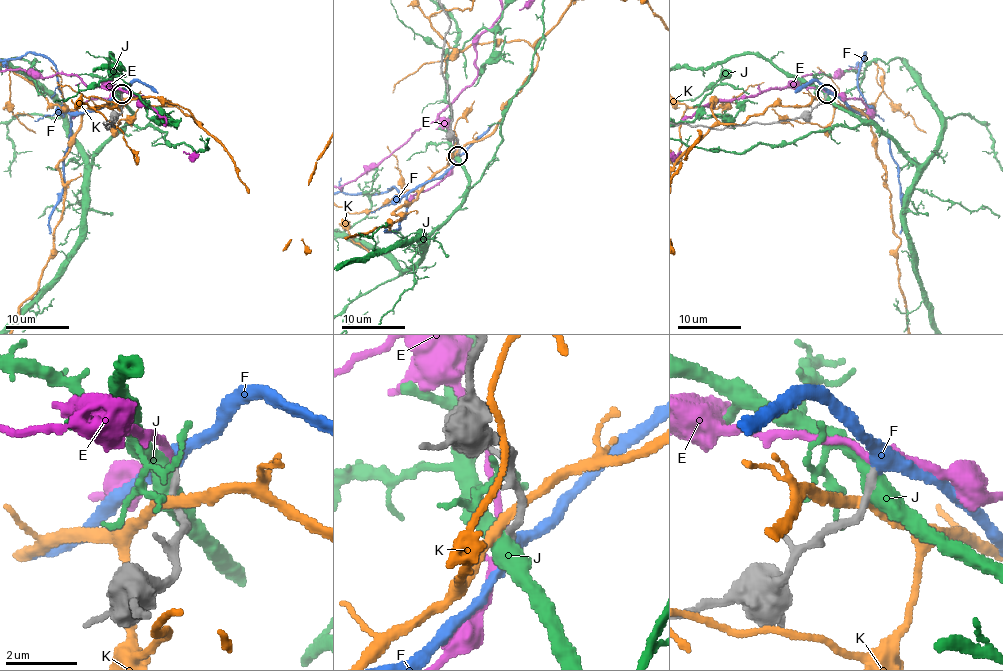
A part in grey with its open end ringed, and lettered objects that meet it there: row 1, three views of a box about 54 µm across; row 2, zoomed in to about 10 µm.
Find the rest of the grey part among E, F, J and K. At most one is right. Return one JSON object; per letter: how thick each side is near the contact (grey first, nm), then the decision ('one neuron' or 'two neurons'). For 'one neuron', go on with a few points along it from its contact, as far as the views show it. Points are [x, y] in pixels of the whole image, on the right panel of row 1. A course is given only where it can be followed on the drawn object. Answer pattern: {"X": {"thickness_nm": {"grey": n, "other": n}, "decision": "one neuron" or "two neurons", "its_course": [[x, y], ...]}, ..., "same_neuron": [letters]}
{"E": {"thickness_nm": {"grey": 200, "other": 240}, "decision": "two neurons"}, "F": {"thickness_nm": {"grey": 200, "other": 380}, "decision": "one neuron"}, "J": {"thickness_nm": {"grey": 240, "other": 550}, "decision": "two neurons"}, "K": {"thickness_nm": {"grey": 280, "other": 280}, "decision": "two neurons"}, "same_neuron": ["F"]}

